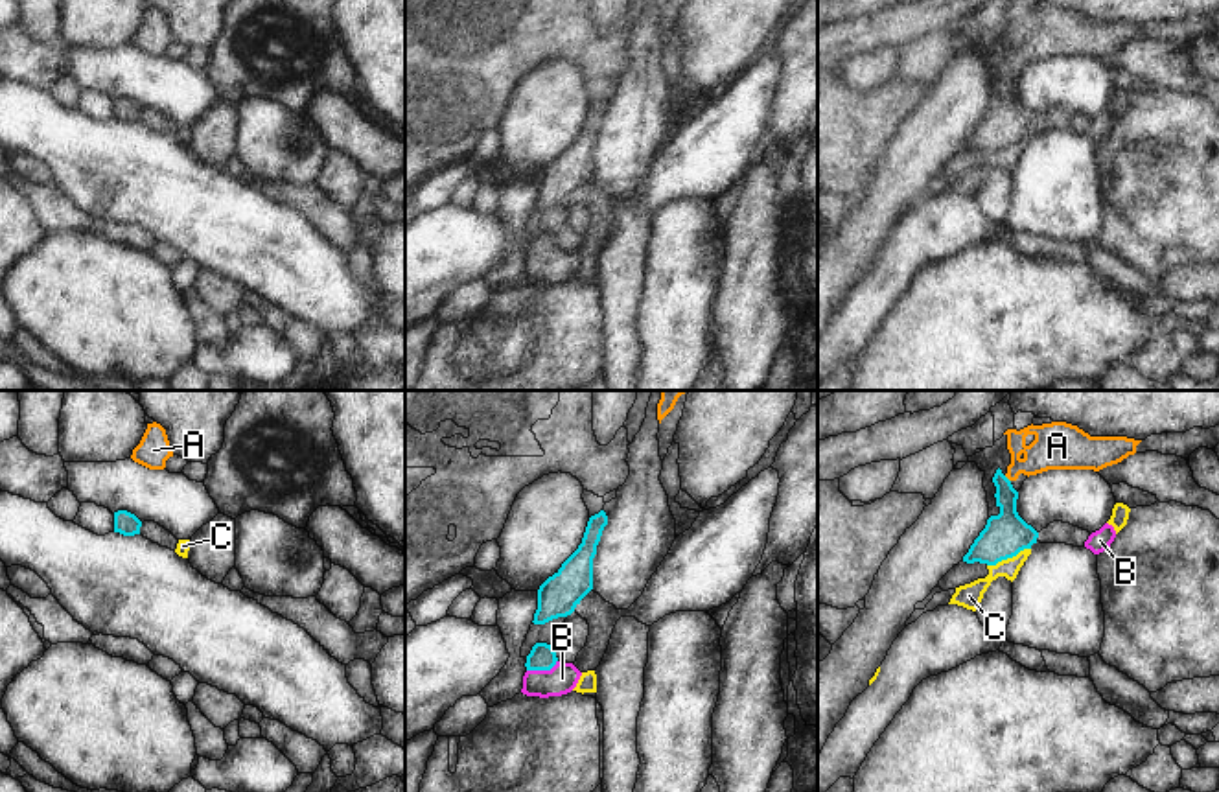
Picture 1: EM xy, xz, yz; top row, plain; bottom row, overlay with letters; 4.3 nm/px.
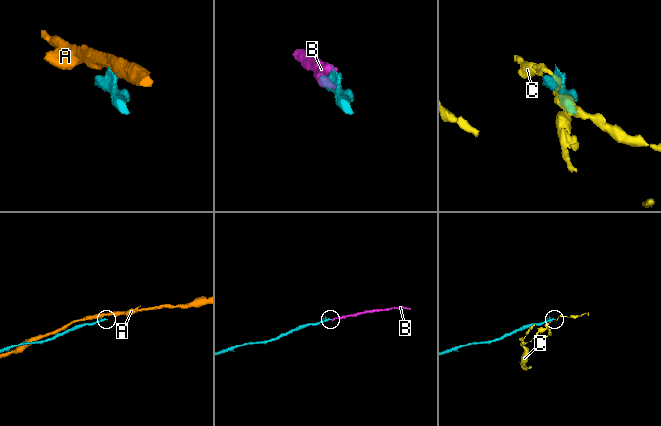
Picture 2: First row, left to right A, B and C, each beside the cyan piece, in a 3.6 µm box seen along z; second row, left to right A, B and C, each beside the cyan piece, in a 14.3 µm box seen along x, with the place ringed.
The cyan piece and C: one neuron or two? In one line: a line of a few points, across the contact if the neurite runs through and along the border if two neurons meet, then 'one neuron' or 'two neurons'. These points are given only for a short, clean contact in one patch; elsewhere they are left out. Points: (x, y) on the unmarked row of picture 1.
yz (1030, 135), (987, 153) | two neurons

